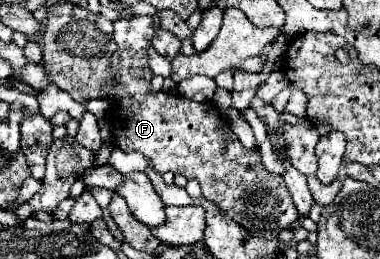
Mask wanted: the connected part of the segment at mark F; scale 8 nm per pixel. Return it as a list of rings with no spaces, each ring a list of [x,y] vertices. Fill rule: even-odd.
[[[133,16],[115,22],[113,38],[117,52],[111,62],[117,82],[111,100],[115,146],[123,152],[143,154],[157,174],[173,172],[187,180],[197,180],[203,198],[215,202],[223,214],[233,222],[239,222],[249,234],[265,240],[277,238],[281,230],[289,228],[299,218],[283,178],[267,172],[259,150],[245,148],[213,104],[195,102],[181,94],[151,90],[153,73],[147,59],[147,50],[151,48],[155,34],[151,24],[153,20],[149,16]]]

